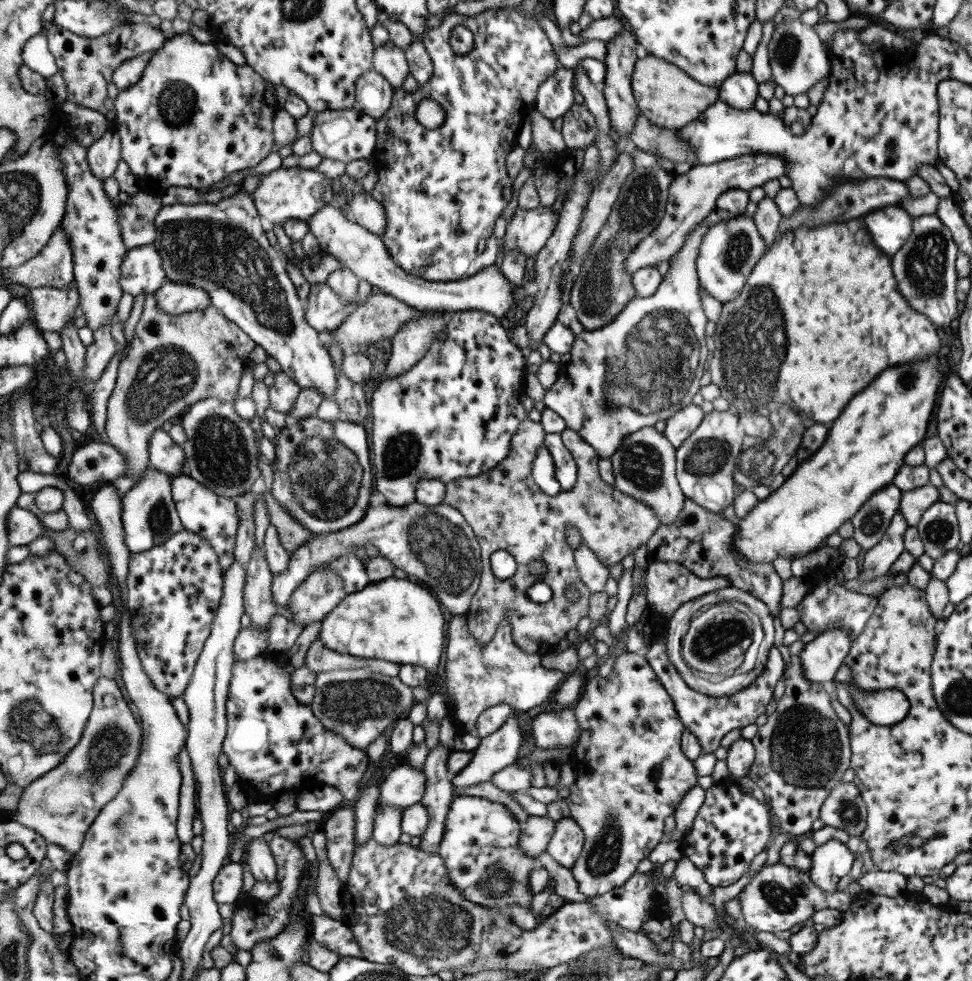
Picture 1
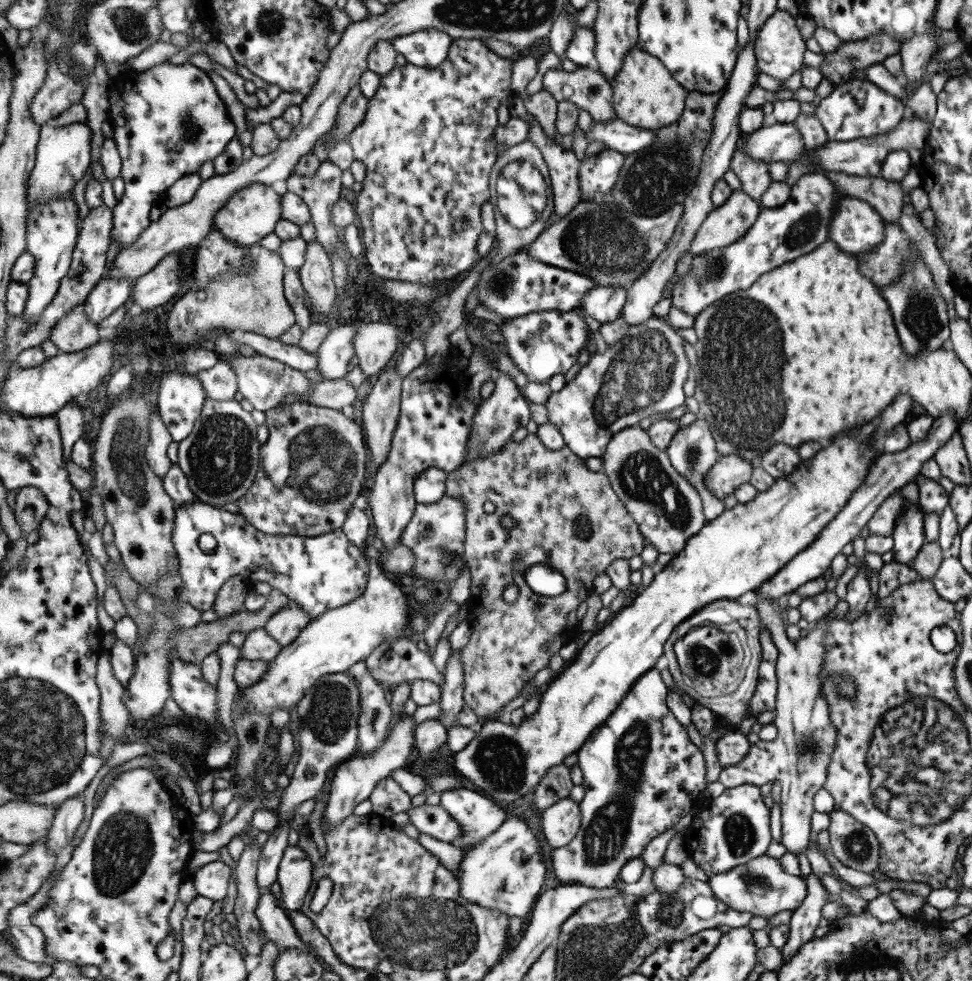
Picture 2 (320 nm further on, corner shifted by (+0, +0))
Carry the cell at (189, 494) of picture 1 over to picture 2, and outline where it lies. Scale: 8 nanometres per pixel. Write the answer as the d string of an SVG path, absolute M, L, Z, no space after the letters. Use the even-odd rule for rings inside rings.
M199 498L177 507L173 542L176 544L181 577L183 577L182 594L189 600L190 605L201 612L214 610L217 604L217 593L221 588L233 577L243 575L243 579L247 579L249 585L263 582L270 585L272 589L277 588L286 594L292 603L303 606L303 609L309 613L309 617L315 620L335 608L345 607L360 598L367 589L370 578L365 551L350 542L342 528L317 537L269 535L253 526L240 513L215 508ZM203 534L210 534L217 541L216 549L212 554L207 554L199 546L199 538Z

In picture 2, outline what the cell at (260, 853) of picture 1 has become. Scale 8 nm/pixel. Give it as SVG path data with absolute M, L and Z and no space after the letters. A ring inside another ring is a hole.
M270 887L263 891L256 913L262 922L263 930L266 930L267 937L276 942L281 952L307 947L286 909L278 906L277 897L272 893Z

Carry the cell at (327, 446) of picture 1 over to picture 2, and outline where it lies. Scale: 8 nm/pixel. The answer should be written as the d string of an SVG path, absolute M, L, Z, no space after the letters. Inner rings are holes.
M305 400L281 404L264 412L268 438L260 448L260 467L253 484L240 498L238 512L269 535L317 537L341 529L363 488L367 472L367 447L362 425L340 410L310 405Z

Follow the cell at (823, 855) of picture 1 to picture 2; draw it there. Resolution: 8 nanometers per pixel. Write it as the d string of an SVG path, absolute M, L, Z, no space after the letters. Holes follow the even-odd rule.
M811 872L804 879L807 894L801 901L800 906L792 911L788 922L789 932L787 932L785 944L780 948L781 964L791 958L800 946L809 942L813 938L813 930L817 922L821 920L821 906L825 904L825 897L829 894L821 884L819 874Z

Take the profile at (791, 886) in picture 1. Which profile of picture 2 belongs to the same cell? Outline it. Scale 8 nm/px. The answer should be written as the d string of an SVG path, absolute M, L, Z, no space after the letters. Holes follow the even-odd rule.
M757 856L739 864L731 870L708 877L707 884L712 893L730 909L750 912L752 916L769 918L782 910L795 910L807 894L807 887L800 875L785 874L777 858Z

